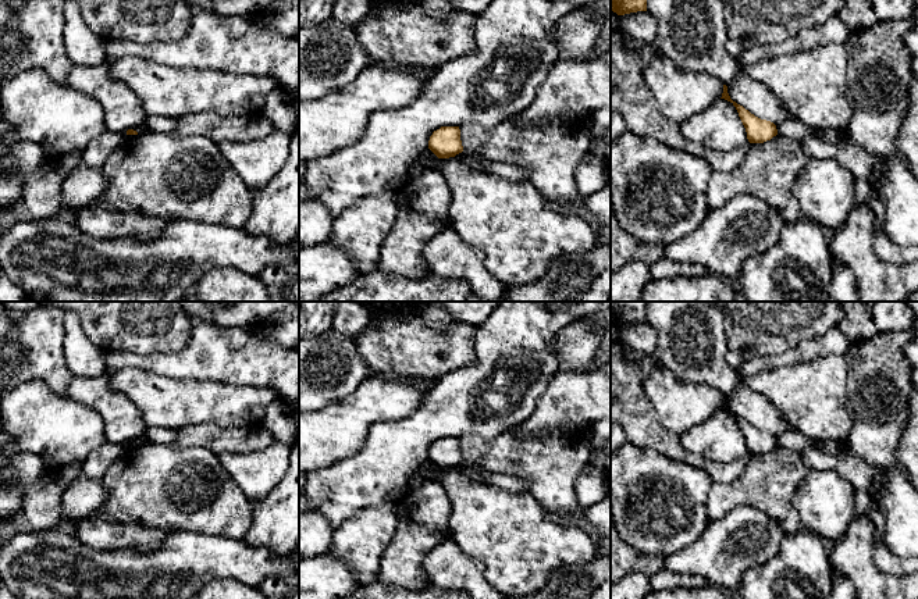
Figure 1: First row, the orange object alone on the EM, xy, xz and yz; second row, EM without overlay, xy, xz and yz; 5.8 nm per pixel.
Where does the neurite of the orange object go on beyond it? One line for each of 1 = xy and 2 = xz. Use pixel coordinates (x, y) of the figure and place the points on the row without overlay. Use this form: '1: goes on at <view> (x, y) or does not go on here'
1: does not go on here
2: does not go on here

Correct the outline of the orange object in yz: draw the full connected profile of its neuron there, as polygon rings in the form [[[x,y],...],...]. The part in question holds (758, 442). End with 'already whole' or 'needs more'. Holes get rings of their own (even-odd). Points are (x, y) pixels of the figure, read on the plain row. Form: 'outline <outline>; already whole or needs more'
outline [[[723,396],[723,404],[720,410],[730,413],[736,418],[750,454],[764,454],[778,446],[778,441],[773,434],[755,428],[743,417],[733,413],[727,404],[726,396]]]; already whole

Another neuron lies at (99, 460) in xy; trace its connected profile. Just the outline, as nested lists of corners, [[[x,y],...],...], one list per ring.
[[[106,442],[88,454],[78,477],[102,479],[104,471],[125,452],[127,448],[127,443]]]

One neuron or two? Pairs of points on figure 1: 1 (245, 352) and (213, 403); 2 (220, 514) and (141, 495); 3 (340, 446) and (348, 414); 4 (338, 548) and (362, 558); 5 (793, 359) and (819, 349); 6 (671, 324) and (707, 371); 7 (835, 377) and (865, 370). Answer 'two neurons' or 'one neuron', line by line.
1: two neurons
2: one neuron
3: one neuron
4: one neuron
5: one neuron
6: one neuron
7: two neurons

